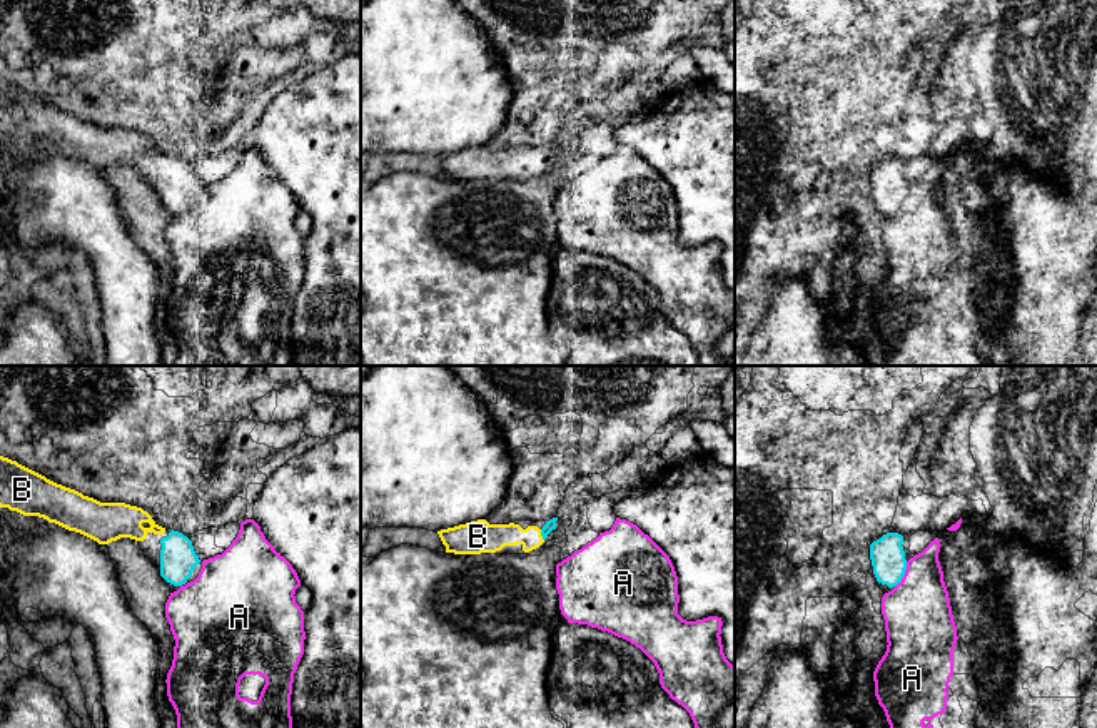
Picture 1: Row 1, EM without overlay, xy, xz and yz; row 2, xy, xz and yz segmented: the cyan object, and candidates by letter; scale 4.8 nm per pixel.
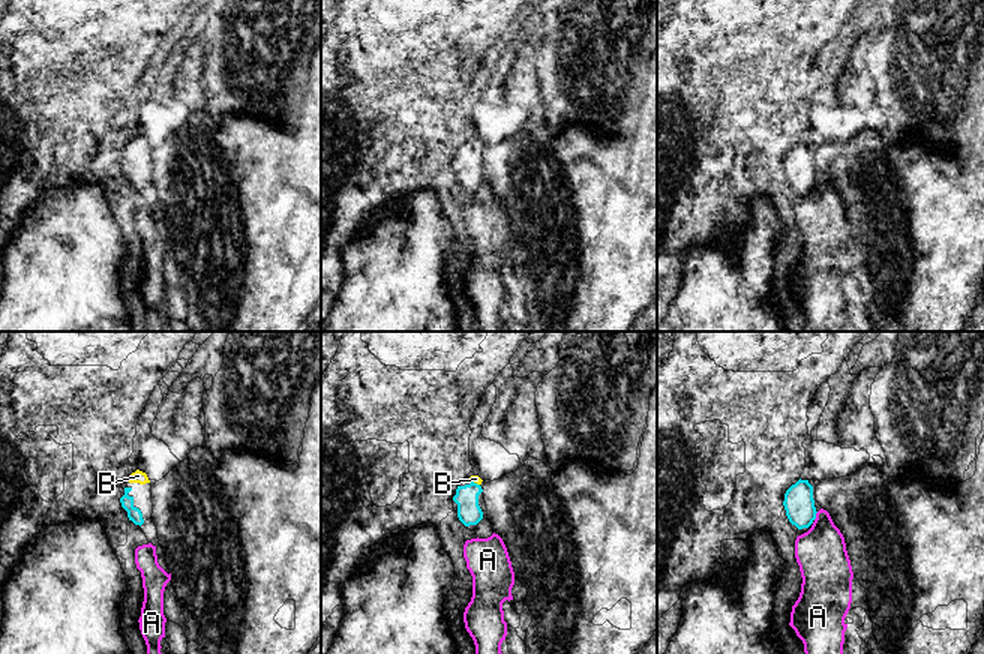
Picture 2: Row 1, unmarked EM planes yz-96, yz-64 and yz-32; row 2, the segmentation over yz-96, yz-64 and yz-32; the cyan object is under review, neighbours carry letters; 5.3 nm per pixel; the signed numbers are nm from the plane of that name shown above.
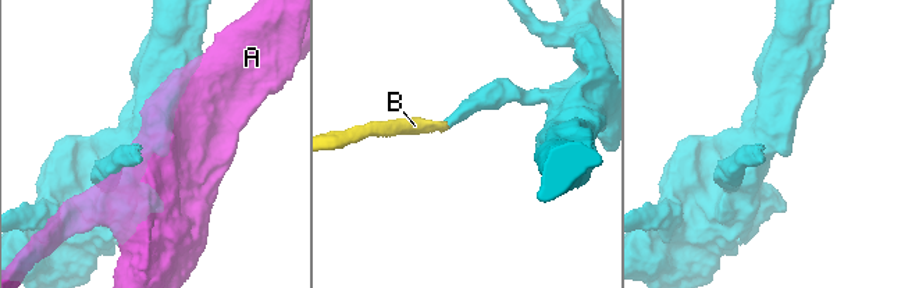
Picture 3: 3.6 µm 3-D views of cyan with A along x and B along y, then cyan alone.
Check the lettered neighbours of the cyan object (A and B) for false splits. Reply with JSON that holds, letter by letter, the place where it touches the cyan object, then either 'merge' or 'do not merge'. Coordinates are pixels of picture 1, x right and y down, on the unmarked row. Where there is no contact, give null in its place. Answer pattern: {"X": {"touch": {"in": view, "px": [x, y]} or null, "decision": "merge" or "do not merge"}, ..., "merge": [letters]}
{"A": {"touch": {"in": "yz", "px": [904, 199]}, "decision": "do not merge"}, "B": {"touch": {"in": "xz", "px": [541, 161]}, "decision": "merge"}, "merge": ["B"]}

